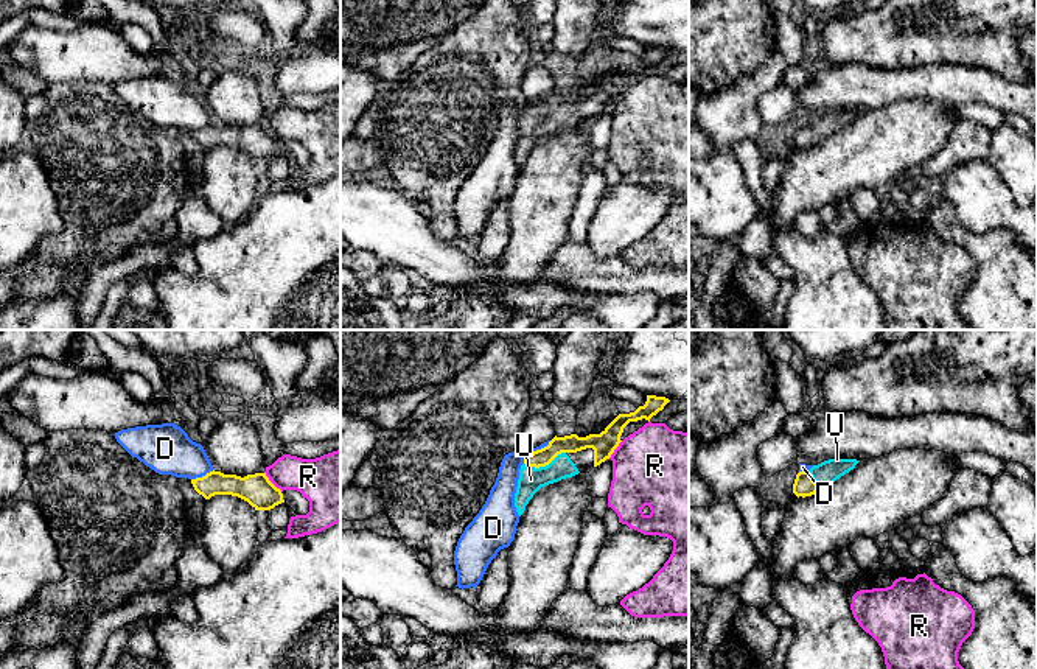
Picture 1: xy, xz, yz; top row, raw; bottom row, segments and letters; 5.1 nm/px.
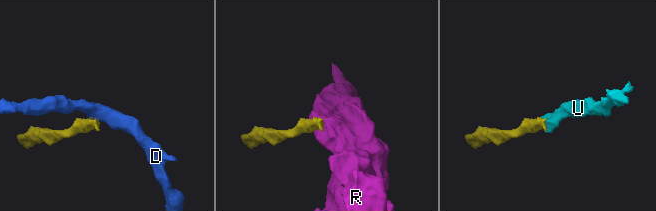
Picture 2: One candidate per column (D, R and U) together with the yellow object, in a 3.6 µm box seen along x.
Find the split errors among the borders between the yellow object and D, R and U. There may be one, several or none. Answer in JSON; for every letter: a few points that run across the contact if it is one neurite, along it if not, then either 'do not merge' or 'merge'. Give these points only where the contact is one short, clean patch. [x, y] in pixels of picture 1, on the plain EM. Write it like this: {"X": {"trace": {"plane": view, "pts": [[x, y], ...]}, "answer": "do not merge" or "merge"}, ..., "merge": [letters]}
{"D": {"trace": {"plane": "xz", "pts": [[551, 92], [534, 101], [523, 114]]}, "answer": "do not merge"}, "R": {"trace": {"plane": "xy", "pts": [[265, 123], [282, 142]]}, "answer": "do not merge"}, "U": {"trace": {"plane": "xz", "pts": [[569, 95], [544, 117], [530, 131]]}, "answer": "merge"}, "merge": ["U"]}

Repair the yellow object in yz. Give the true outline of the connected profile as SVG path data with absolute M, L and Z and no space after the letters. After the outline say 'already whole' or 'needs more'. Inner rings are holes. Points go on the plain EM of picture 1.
M829 110L813 117L808 123L799 123L793 135L793 145L798 149L812 148L854 121L858 114L857 110Z | needs more

